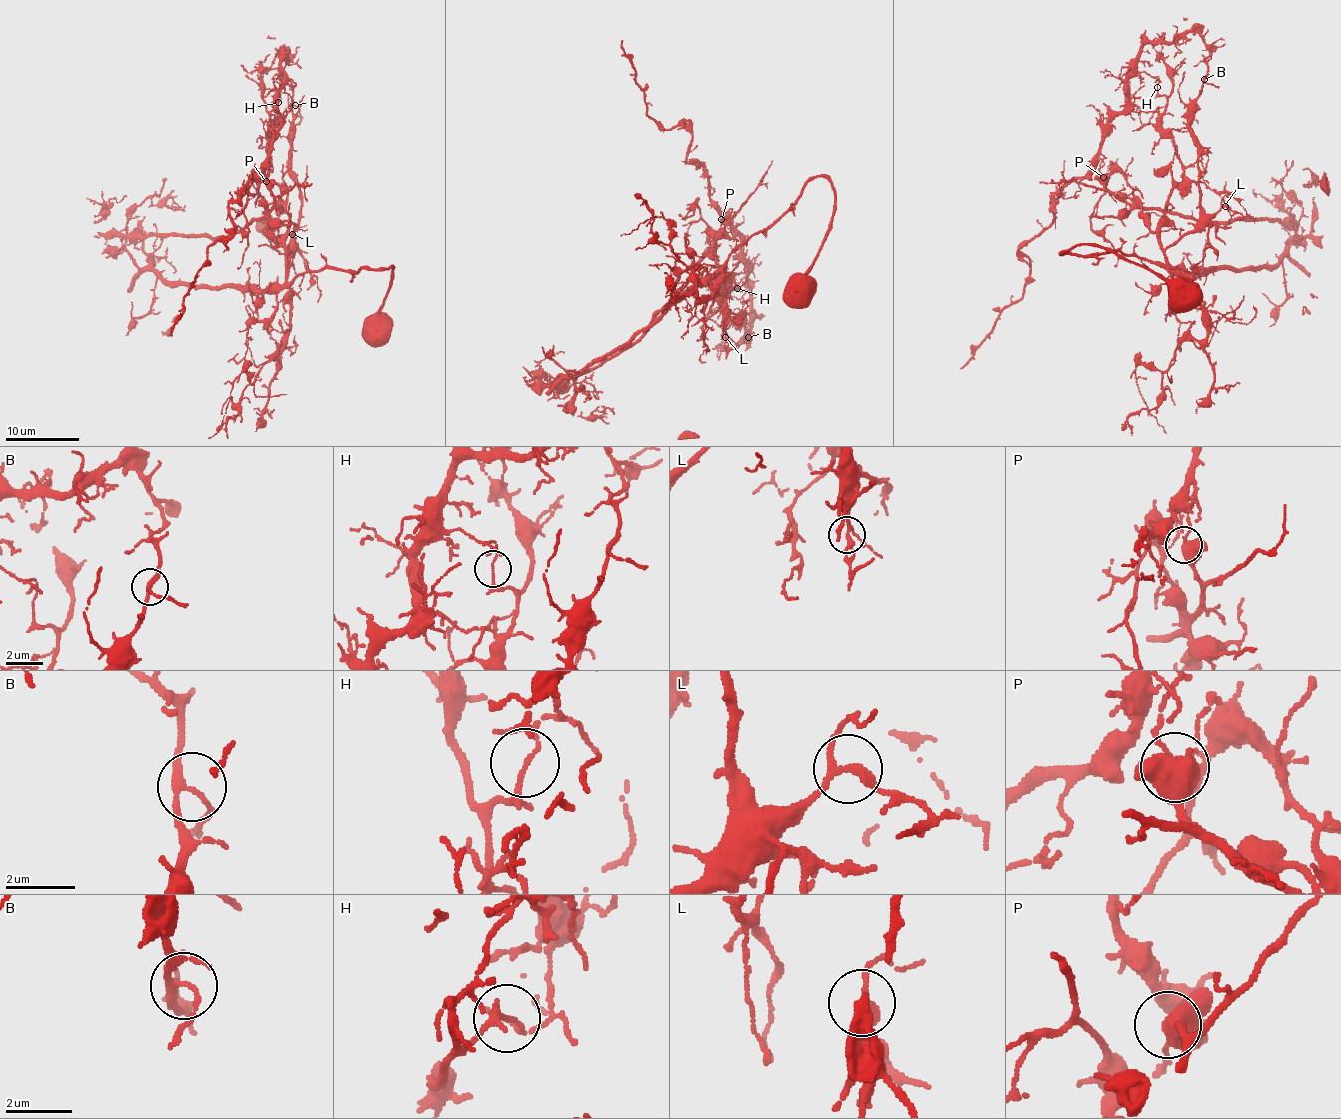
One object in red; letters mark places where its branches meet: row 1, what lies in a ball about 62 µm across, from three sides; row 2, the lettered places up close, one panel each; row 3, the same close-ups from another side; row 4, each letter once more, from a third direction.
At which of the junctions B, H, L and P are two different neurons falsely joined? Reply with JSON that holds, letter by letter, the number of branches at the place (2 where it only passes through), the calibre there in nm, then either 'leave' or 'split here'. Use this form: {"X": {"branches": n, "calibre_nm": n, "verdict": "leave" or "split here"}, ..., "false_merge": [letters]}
{"B": {"branches": 3, "calibre_nm": 180, "verdict": "leave"}, "H": {"branches": 3, "calibre_nm": 90, "verdict": "split here"}, "L": {"branches": 3, "calibre_nm": 200, "verdict": "leave"}, "P": {"branches": 5, "calibre_nm": 440, "verdict": "split here"}, "false_merge": ["H", "P"]}

